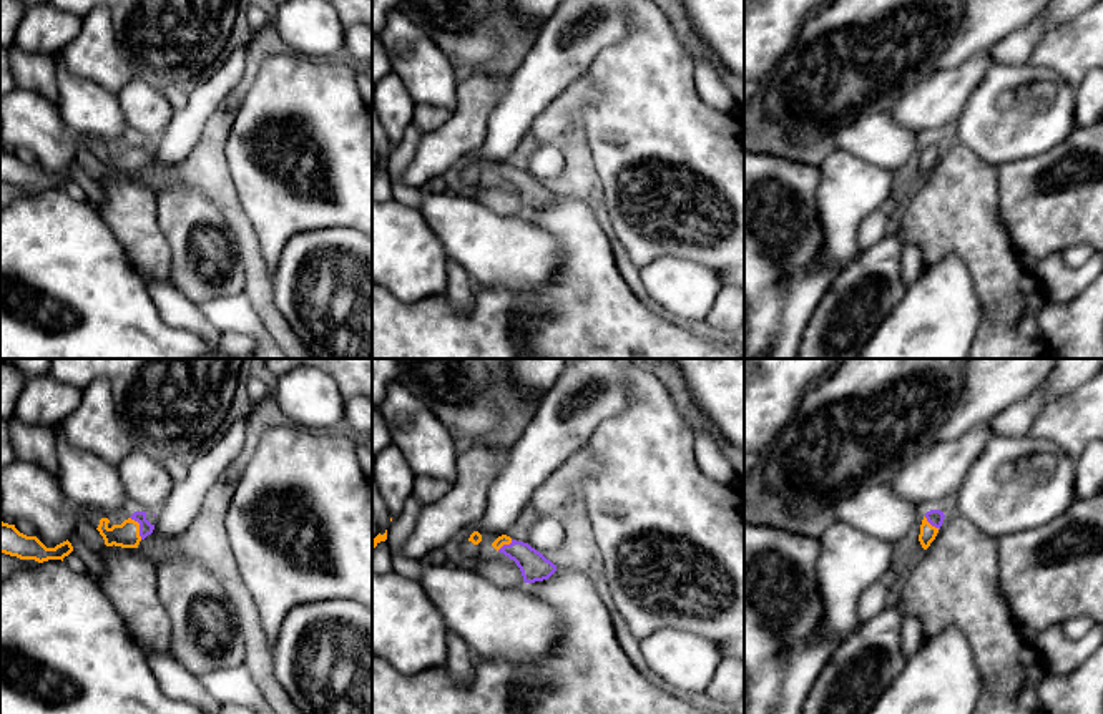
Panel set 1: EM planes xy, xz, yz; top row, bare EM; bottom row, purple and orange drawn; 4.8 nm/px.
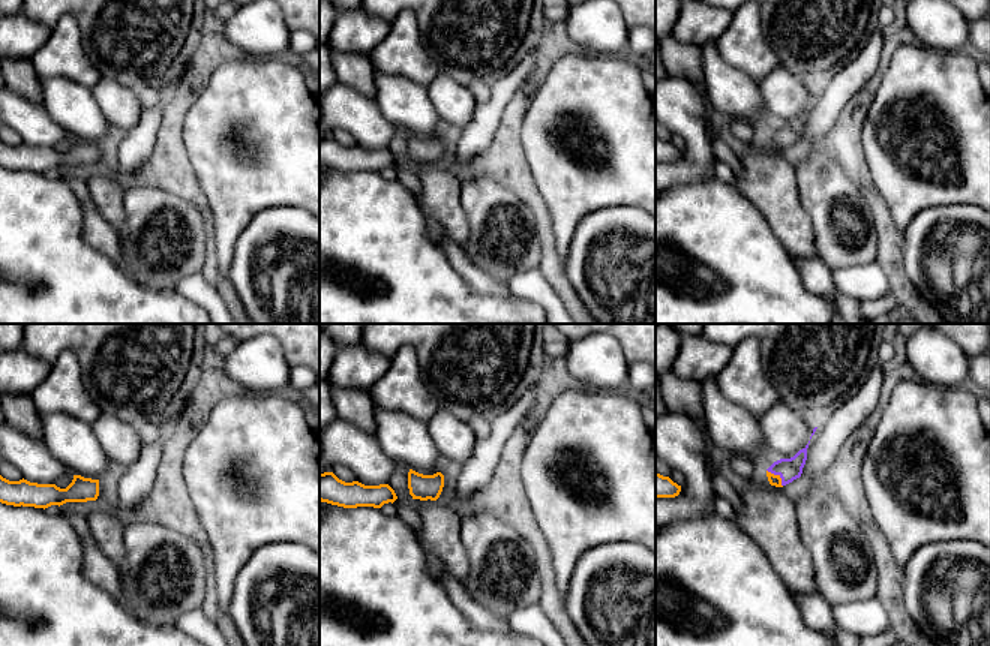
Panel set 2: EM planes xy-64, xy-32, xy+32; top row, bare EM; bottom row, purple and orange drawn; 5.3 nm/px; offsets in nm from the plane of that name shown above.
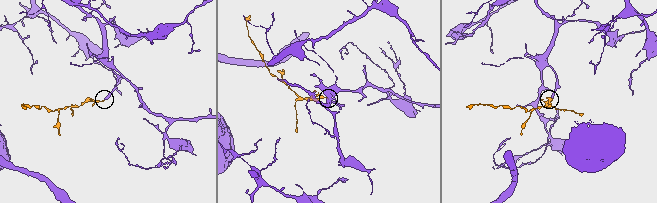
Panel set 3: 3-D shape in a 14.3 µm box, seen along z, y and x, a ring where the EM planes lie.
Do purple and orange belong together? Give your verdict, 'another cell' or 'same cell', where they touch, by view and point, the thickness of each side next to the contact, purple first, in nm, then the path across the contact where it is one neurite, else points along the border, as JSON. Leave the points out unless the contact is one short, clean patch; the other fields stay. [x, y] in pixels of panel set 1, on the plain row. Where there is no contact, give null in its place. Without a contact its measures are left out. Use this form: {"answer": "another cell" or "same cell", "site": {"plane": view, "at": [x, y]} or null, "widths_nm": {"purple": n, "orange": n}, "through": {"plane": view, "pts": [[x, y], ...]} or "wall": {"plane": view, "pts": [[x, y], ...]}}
{"answer": "same cell", "site": {"plane": "xy", "at": [140, 155]}, "widths_nm": {"purple": 70, "orange": 130}, "through": {"plane": "xy", "pts": [[147, 156], [140, 155], [127, 163]]}}

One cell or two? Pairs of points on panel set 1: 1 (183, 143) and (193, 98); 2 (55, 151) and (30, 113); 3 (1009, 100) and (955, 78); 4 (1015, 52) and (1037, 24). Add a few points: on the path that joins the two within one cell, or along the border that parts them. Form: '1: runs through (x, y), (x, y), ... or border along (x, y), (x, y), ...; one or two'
1: runs through (183, 132), (193, 110); one
2: runs through (52, 141), (35, 123); one
3: border along (994, 62), (969, 97), (957, 120); two
4: runs through (1019, 45), (1034, 30); one

